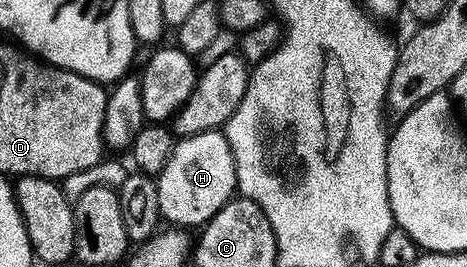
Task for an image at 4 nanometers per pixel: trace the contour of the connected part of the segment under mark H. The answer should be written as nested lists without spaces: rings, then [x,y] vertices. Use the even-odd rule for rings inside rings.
[[[221,129],[203,131],[199,135],[182,137],[167,159],[167,167],[156,174],[159,187],[159,211],[173,227],[204,226],[238,192],[235,159]]]

